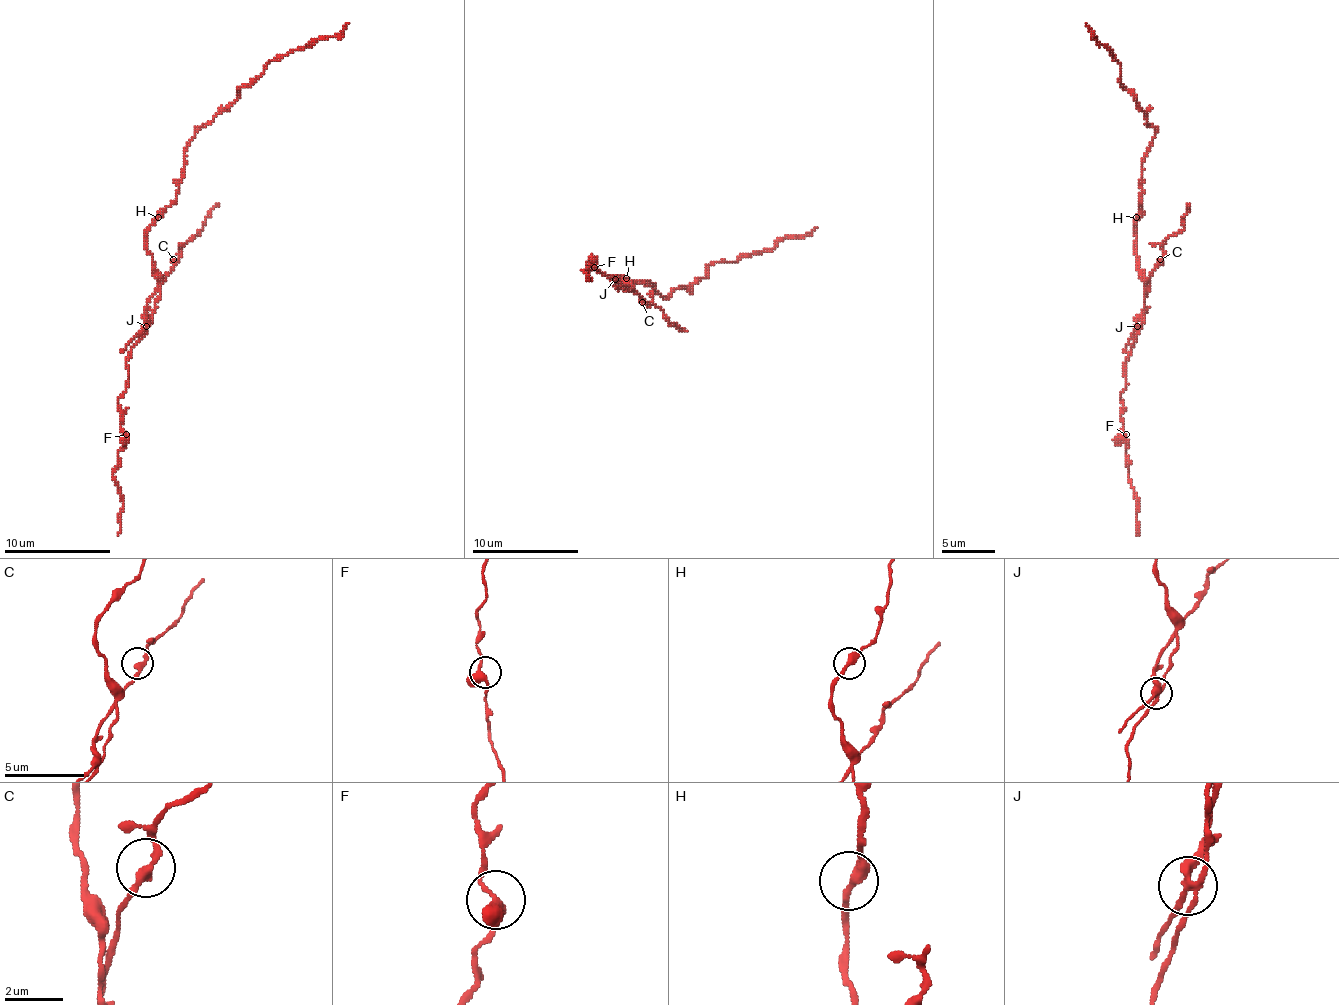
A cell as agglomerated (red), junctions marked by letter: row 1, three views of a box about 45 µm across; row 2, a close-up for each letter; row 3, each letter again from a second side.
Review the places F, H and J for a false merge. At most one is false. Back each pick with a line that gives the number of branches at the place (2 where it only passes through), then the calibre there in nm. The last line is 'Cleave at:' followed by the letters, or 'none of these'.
J: 3 | 260 nm
Cleave at: J

